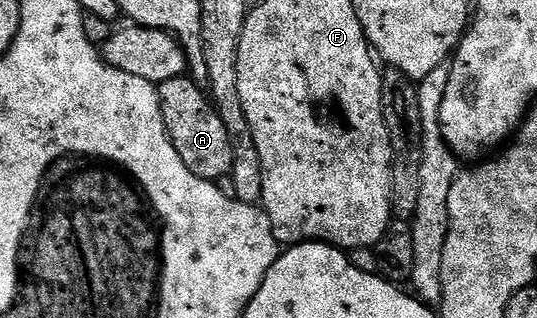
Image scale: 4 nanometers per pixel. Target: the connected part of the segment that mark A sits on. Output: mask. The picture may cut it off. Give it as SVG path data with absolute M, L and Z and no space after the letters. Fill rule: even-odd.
M191 77L170 79L158 84L157 90L165 129L177 149L177 154L181 156L181 161L189 165L189 173L212 181L231 173L233 149L229 145L229 133L208 92Z

